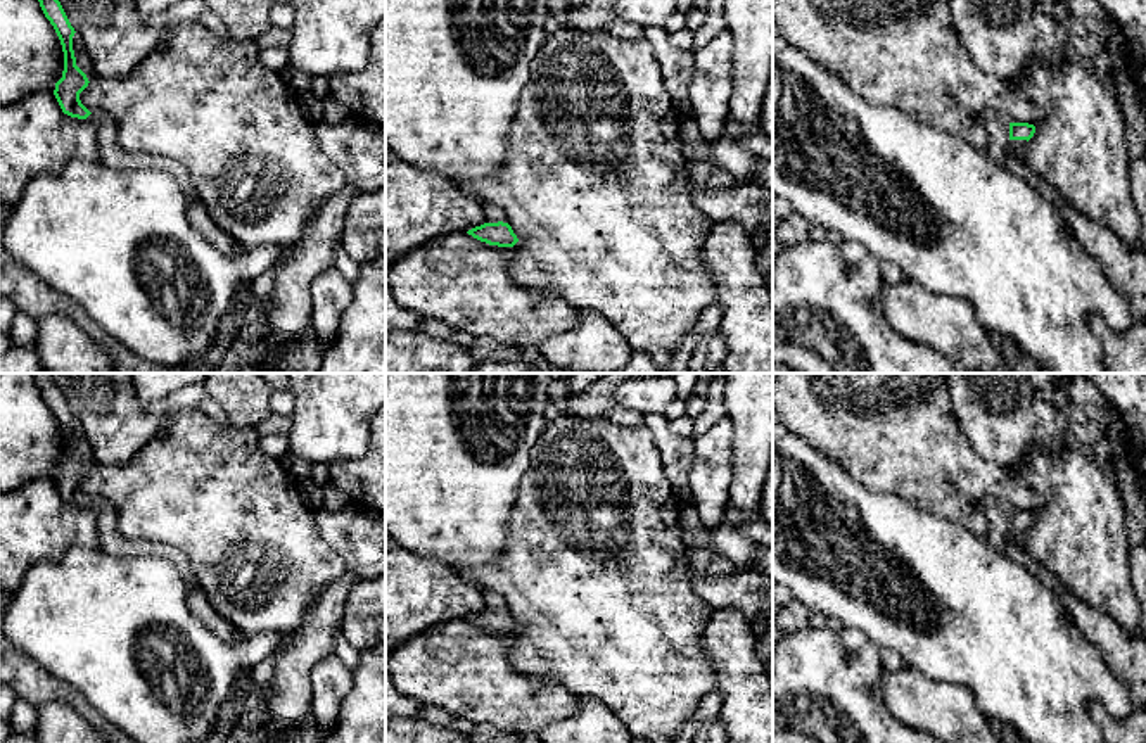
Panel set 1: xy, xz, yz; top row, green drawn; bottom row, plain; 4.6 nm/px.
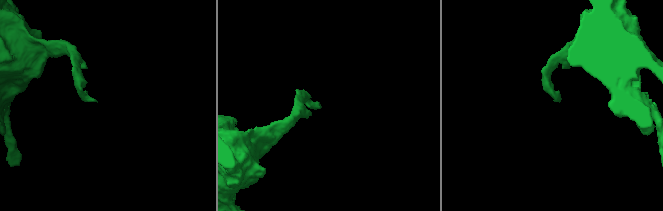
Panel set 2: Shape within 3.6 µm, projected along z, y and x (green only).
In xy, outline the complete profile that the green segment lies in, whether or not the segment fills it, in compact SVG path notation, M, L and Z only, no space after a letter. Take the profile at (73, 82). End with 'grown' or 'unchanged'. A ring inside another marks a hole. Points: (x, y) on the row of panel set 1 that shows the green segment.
M38 0L45 17L54 26L64 52L62 78L54 95L64 114L86 119L92 112L81 104L80 93L97 78L93 64L83 47L81 36L71 26L59 0Z; grown

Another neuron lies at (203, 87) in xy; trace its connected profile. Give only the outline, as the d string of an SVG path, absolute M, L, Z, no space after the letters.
M168 12L157 24L173 31L169 45L164 50L154 48L124 78L93 78L80 93L81 104L92 114L114 119L118 142L124 150L183 164L211 219L242 251L264 244L297 244L318 204L347 181L342 169L320 149L299 102L299 88L261 64L256 41L221 38L197 21L171 19Z

